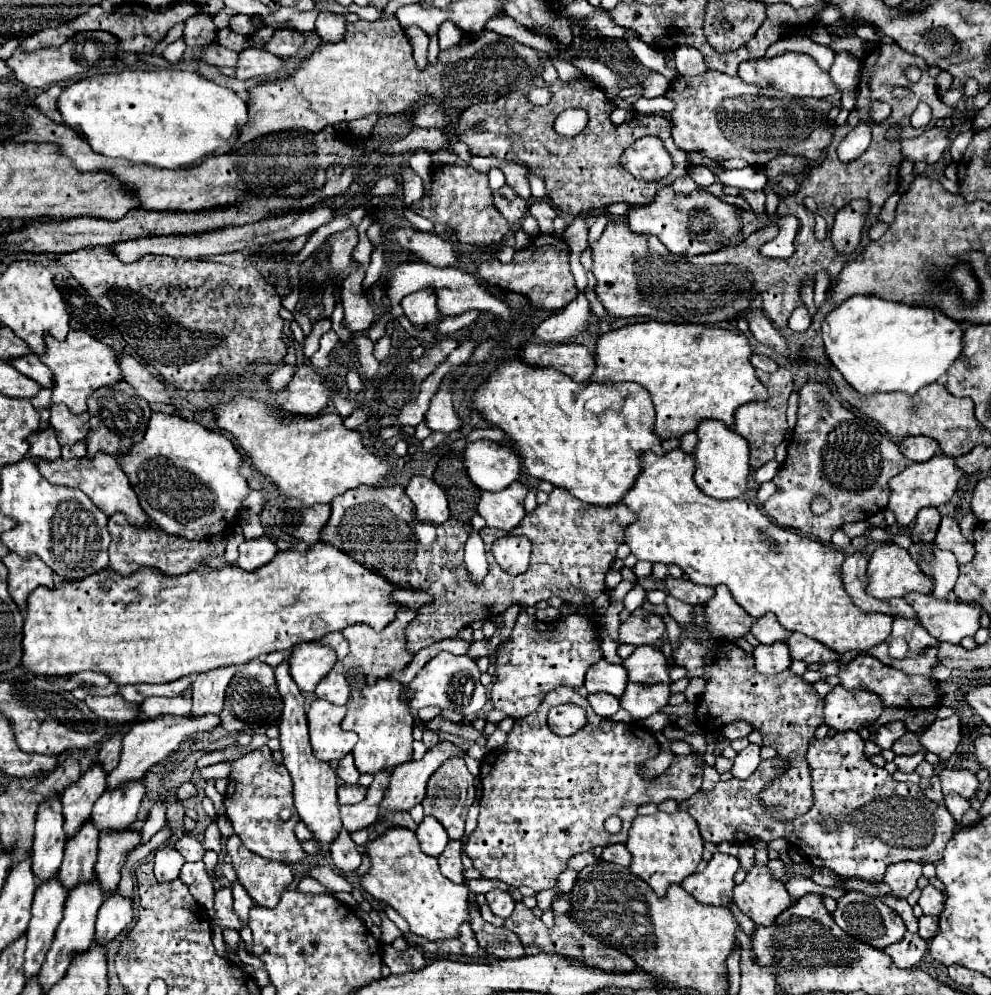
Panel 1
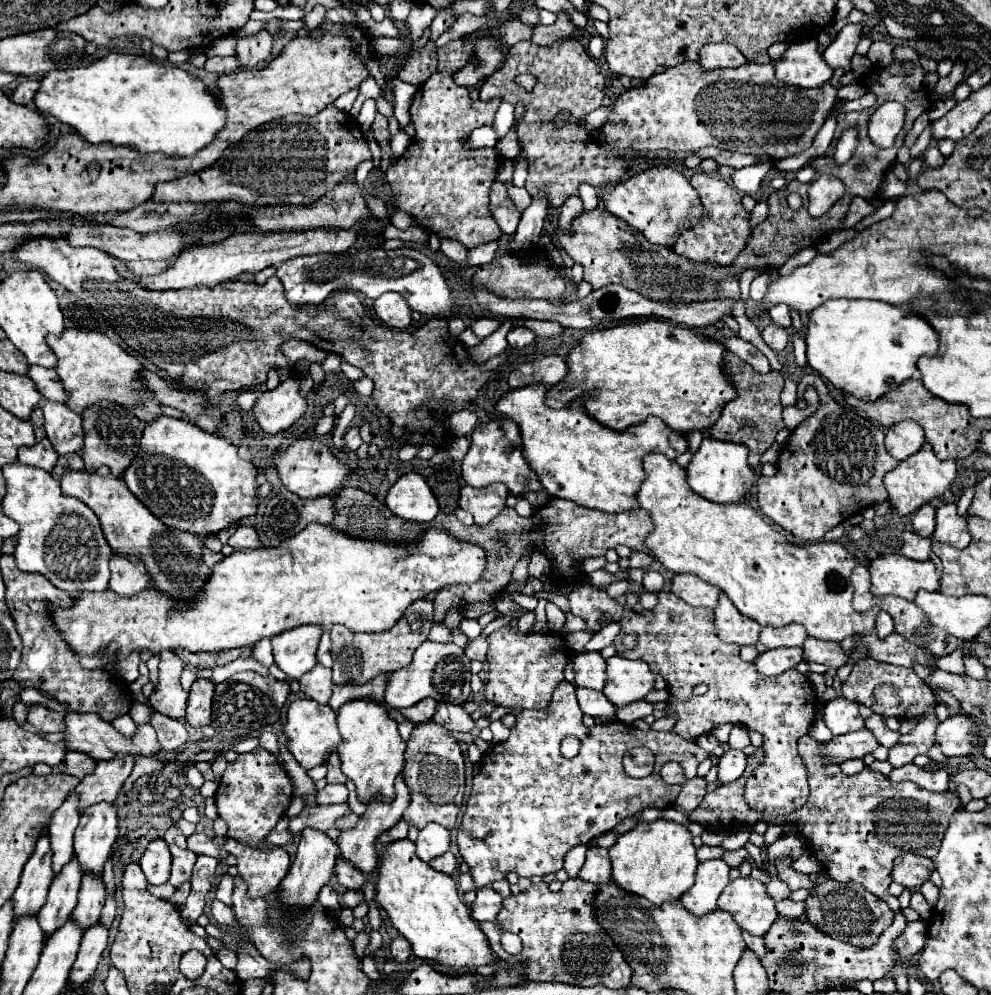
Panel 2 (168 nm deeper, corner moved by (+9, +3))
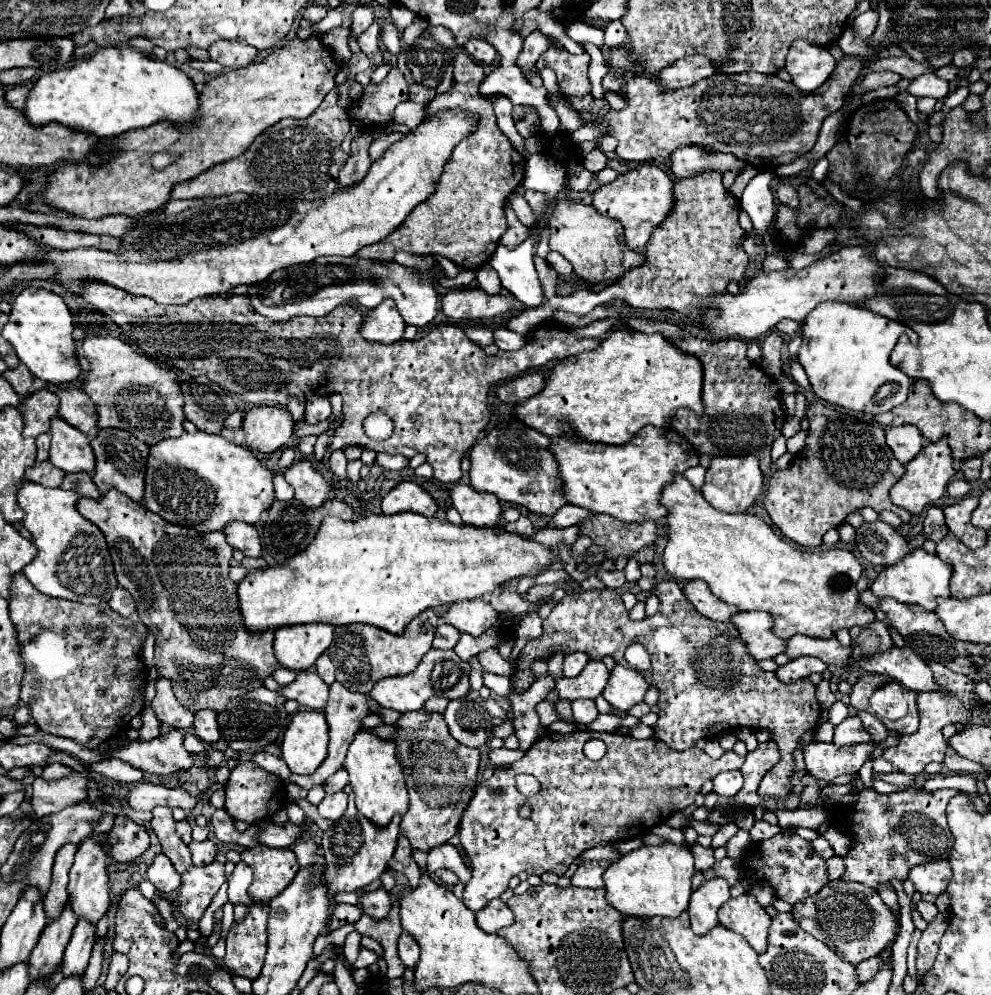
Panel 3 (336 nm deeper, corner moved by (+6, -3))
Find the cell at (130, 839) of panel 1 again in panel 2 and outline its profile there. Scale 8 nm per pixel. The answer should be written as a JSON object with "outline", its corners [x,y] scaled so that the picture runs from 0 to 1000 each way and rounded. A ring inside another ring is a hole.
{"outline":[[[86,880],[82,884],[80,894],[80,907],[74,915],[74,927],[78,927],[78,933],[90,935],[90,931],[96,931],[100,927],[102,913],[106,909],[106,890],[102,882]]]}

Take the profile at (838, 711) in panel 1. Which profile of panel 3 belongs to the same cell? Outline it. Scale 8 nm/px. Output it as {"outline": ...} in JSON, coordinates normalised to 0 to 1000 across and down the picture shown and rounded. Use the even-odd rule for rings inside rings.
{"outline":[[[856,720],[852,726],[842,730],[842,748],[866,748],[866,746],[878,746],[876,736],[870,730],[870,724],[866,720]]]}

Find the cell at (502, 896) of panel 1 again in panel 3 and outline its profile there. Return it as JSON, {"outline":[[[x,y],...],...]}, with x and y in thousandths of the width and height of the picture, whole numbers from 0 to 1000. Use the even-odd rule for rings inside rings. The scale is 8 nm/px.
{"outline":[[[496,905],[488,915],[480,917],[480,927],[488,937],[503,937],[505,933],[517,929],[519,921],[515,913],[507,905]]]}

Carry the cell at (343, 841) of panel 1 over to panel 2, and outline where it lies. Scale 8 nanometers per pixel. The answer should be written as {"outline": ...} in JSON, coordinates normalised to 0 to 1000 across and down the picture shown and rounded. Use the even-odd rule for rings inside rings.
{"outline":[[[340,862],[340,868],[338,868],[338,880],[342,884],[344,890],[348,890],[350,894],[366,894],[368,890],[368,880],[356,872],[352,866],[348,866],[348,862]]]}

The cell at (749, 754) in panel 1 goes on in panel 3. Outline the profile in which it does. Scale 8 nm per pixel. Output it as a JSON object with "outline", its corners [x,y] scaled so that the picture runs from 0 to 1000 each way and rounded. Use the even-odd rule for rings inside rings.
{"outline":[[[739,774],[739,776],[727,776],[720,784],[720,796],[739,802],[751,788],[751,780],[747,774]]]}

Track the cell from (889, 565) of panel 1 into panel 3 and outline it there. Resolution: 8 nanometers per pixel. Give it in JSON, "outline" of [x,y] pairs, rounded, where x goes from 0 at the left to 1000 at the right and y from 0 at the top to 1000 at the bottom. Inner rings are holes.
{"outline":[[[924,551],[920,555],[920,559],[914,559],[906,567],[894,569],[886,577],[886,581],[880,585],[878,593],[886,601],[902,601],[906,605],[924,607],[924,609],[930,609],[932,613],[938,613],[940,615],[945,611],[945,601],[949,601],[949,599],[951,601],[957,601],[959,599],[959,593],[957,593],[959,579],[961,579],[959,567],[953,567],[953,565],[947,563],[947,559],[934,557],[930,551]]]}

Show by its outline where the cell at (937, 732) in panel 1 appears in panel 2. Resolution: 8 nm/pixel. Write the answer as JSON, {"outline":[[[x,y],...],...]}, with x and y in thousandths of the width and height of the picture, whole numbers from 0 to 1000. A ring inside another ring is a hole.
{"outline":[[[974,718],[958,720],[946,730],[946,752],[954,760],[976,760],[982,756],[982,722]]]}

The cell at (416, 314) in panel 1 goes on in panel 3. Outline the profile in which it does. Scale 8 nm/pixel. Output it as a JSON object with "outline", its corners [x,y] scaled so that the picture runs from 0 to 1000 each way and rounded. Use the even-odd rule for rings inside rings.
{"outline":[[[387,302],[381,310],[377,310],[367,326],[365,326],[365,338],[375,344],[385,344],[385,346],[396,346],[406,342],[408,336],[408,320],[404,318],[398,302]]]}

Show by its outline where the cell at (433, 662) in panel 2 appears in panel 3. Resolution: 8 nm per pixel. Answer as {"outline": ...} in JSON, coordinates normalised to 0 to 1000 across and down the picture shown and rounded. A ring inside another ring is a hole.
{"outline":[[[434,653],[426,665],[422,667],[422,671],[410,679],[402,679],[402,681],[387,681],[383,683],[373,699],[385,710],[385,712],[396,712],[402,716],[414,716],[414,714],[422,714],[428,710],[430,704],[434,704],[436,699],[444,699],[444,702],[452,702],[452,704],[462,704],[472,699],[474,695],[474,667],[468,665],[458,653]]]}

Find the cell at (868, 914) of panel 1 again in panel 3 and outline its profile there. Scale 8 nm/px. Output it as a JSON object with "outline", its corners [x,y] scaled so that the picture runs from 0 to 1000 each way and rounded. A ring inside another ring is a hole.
{"outline":[[[850,884],[836,886],[825,898],[801,909],[799,921],[807,927],[809,935],[836,949],[846,961],[858,969],[868,969],[894,955],[904,943],[904,921],[890,907],[886,896],[872,888],[852,888]]]}

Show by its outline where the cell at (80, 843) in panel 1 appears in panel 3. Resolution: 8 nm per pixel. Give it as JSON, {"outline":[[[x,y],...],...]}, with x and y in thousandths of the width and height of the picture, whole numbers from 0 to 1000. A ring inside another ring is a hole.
{"outline":[[[67,909],[61,917],[59,923],[50,925],[50,929],[44,933],[36,953],[30,959],[30,981],[44,981],[44,977],[52,977],[52,973],[57,973],[57,969],[63,967],[63,959],[67,949],[71,947],[73,935],[77,931],[77,919],[71,913],[71,909]]]}

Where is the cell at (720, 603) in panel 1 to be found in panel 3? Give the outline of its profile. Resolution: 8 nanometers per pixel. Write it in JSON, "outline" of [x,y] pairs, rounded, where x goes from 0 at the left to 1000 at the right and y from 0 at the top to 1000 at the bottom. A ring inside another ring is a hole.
{"outline":[[[743,615],[737,625],[743,629],[755,657],[763,663],[771,663],[771,661],[781,661],[783,657],[791,655],[791,643],[779,639],[779,619],[775,619],[775,615]]]}

